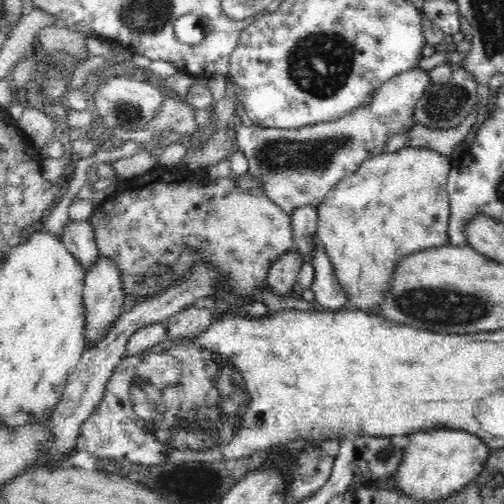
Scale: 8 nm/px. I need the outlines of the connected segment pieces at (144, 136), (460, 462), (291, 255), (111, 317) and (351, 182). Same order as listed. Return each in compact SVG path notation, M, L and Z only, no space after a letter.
M167 97L160 112L144 128L140 130L112 128L109 138L116 137L123 142L131 140L143 147L163 130L170 129L180 134L192 135L199 128L194 109L190 103L174 101Z
M432 429L416 432L404 449L402 462L393 474L399 491L421 502L438 502L451 498L474 480L486 464L490 450L486 443L470 432L451 429Z
M294 248L278 257L278 260L270 267L270 272L266 278L266 285L272 289L274 295L291 296L302 263L303 258Z
M100 254L96 264L86 270L84 282L83 304L85 307L86 332L85 341L87 348L96 347L107 338L114 324L125 312L125 293L122 288L122 277L116 263Z
M408 146L408 148L400 148L398 152L382 152L380 156L374 156L374 158L368 158L362 162L362 166L352 172L350 176L342 178L328 194L326 198L318 204L318 228L316 230L317 236L322 242L325 253L330 259L333 266L336 278L341 286L345 289L347 297L350 301L350 307L359 309L367 314L376 314L380 304L386 300L386 288L392 288L392 278L394 278L394 270L396 270L396 264L408 256L408 254L414 254L414 252L420 252L424 249L437 247L440 245L446 245L448 243L448 220L450 218L450 199L448 198L446 191L446 184L449 177L450 167L452 166L451 159L436 150L431 148L422 148L421 146Z

